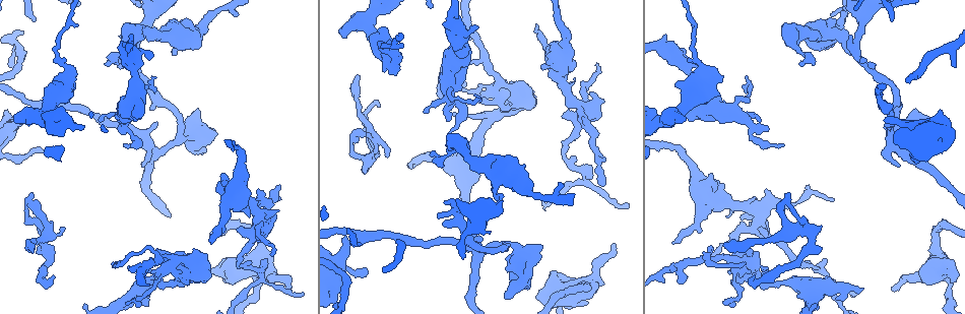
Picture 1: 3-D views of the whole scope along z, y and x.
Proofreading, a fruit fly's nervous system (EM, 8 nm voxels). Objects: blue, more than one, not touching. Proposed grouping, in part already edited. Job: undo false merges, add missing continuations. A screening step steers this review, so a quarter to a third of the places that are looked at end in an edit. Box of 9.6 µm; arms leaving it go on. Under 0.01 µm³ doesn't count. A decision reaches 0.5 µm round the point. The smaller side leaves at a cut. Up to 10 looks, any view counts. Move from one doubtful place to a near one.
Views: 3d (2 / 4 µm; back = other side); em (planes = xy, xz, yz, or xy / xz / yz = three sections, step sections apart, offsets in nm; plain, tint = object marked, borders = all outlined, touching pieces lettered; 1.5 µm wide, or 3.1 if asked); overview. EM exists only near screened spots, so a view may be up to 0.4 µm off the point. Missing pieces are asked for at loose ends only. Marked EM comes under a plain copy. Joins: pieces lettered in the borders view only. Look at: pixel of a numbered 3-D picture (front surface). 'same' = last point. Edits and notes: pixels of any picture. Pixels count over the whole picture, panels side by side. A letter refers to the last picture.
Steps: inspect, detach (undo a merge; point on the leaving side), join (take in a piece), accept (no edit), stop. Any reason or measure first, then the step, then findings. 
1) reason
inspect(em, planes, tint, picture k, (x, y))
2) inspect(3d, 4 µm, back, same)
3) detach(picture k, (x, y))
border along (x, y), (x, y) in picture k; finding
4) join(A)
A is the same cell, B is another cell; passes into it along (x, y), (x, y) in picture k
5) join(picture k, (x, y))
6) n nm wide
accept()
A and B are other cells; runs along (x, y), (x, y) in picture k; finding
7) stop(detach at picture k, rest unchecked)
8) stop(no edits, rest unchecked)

inspect(3d, 2 µm, picture 1, (168, 284))

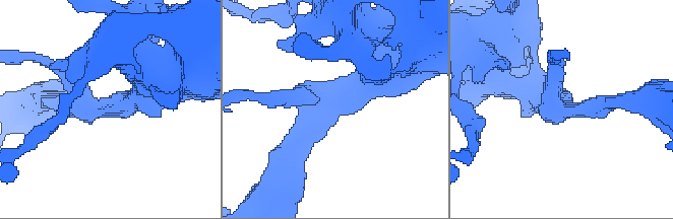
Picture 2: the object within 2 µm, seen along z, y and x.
inspect(em, planes, borders, picture 2, (564, 108))

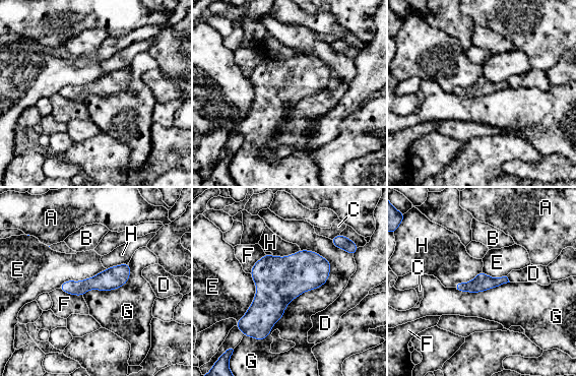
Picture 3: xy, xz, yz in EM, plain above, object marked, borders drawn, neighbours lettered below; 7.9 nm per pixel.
accept()
A, B, C, D, E, F, G and H are other cells; continuous, no second cell

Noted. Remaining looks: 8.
free end
inspect(3d, 4 µm, picture 1, (860, 290))

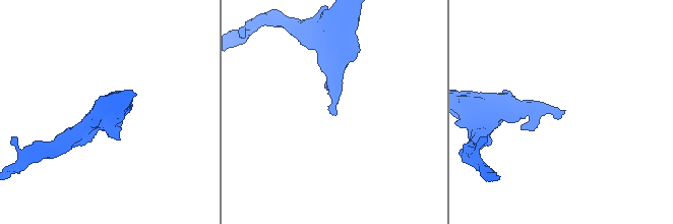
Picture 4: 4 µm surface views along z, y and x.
need the tissue
inspect(em, planes, borders, picture 4, (335, 113))

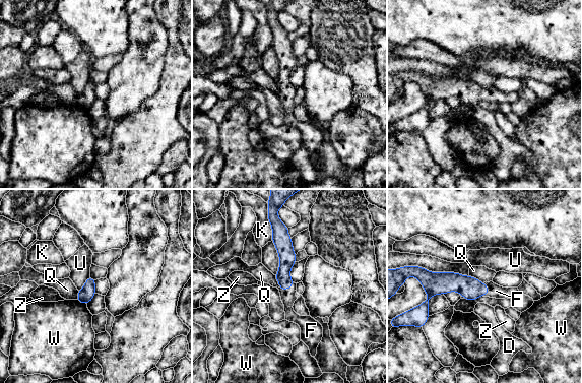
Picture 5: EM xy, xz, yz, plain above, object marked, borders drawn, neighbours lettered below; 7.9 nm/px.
join(F)
F is the same cell, D, K, Q, U, W and Z are other cells; passes into it along (287, 257), (287, 289), (288, 297) in picture 5; it goes on there

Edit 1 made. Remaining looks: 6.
branch stops here
inspect(3d, 4 µm, picture 1, (53, 275))

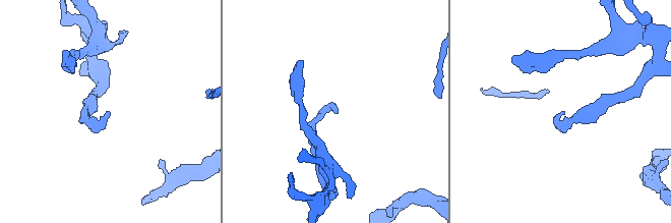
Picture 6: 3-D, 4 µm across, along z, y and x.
need the tissue
inspect(em, yz, step 4, borders, picture 6, (563, 112))

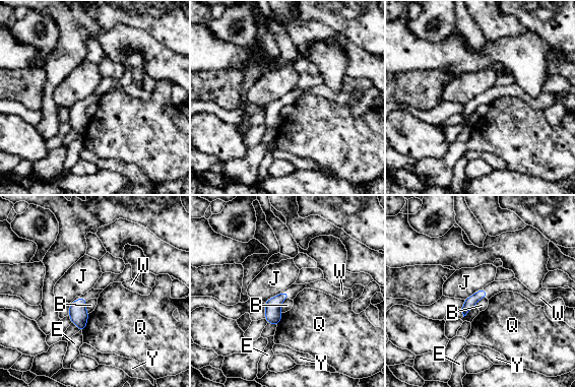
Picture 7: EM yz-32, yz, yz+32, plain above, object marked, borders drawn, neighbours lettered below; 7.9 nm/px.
Q touches over 170 nm
join(W)
W is the same cell, B, E, J, Q and Y are other cells; it goes on there

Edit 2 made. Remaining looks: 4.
sharp bend
inspect(em, xy, step 8, tint, picture 1, (25, 205))

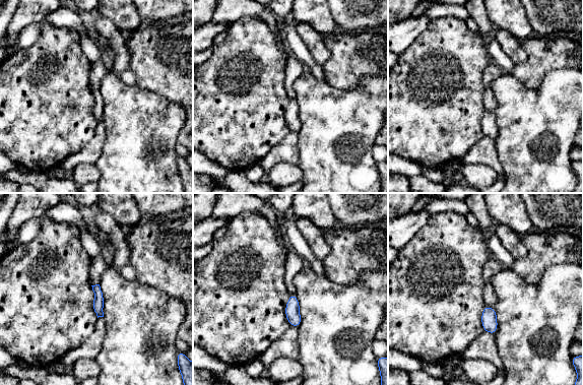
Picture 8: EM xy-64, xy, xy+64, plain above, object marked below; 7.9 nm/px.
inspect(em, planes, tint, same)

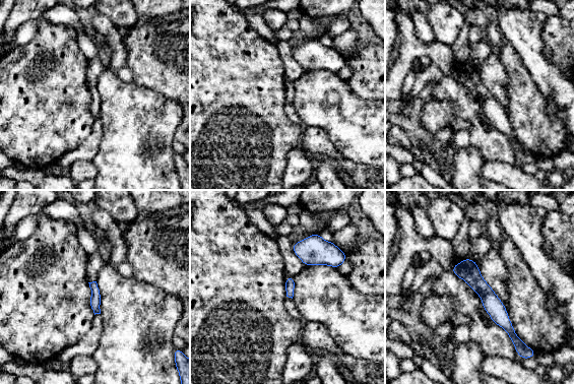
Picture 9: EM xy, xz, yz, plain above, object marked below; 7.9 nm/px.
see the neighbours
inspect(em, planes, borders, same)

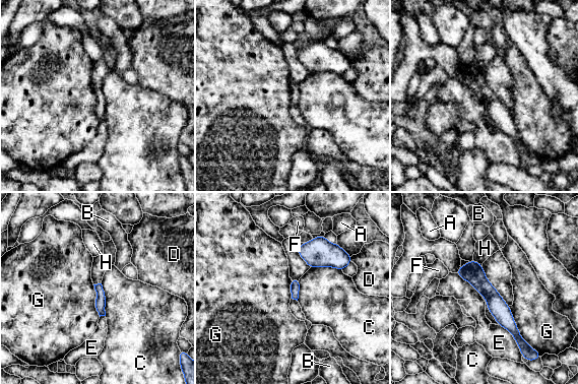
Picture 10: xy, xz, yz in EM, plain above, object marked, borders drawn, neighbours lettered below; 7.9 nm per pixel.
accept()
A, B, C, D, E, F, G and H are other cells; runs along (462, 268), (492, 296), (519, 341) in picture 10; continuous, no second cell

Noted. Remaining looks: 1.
stop(join at picture 5, join at picture 7, rest unchecked)

